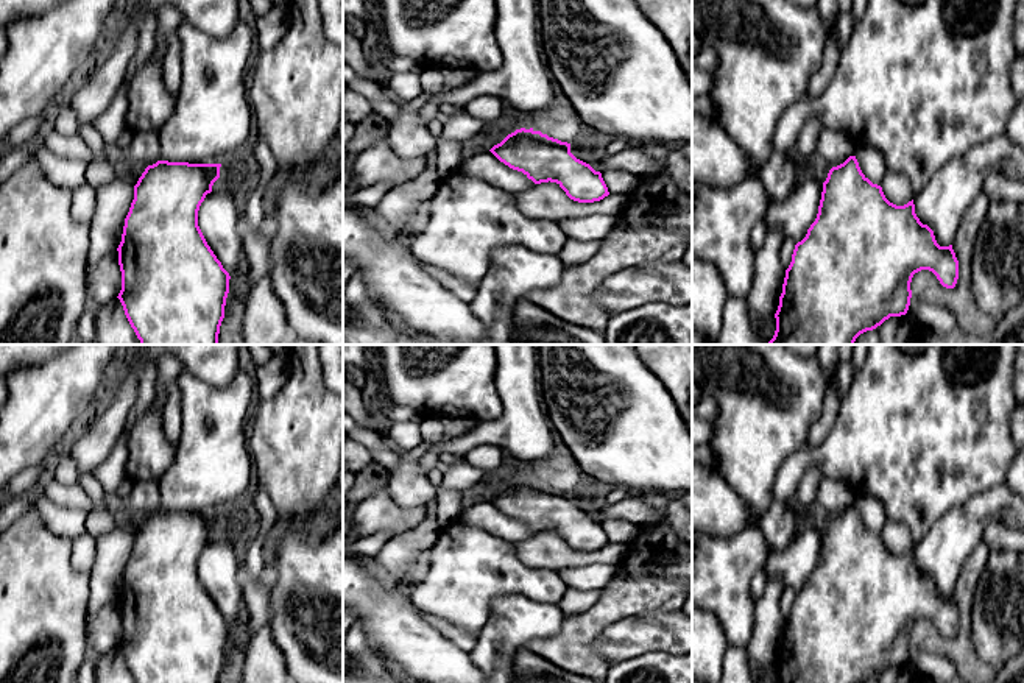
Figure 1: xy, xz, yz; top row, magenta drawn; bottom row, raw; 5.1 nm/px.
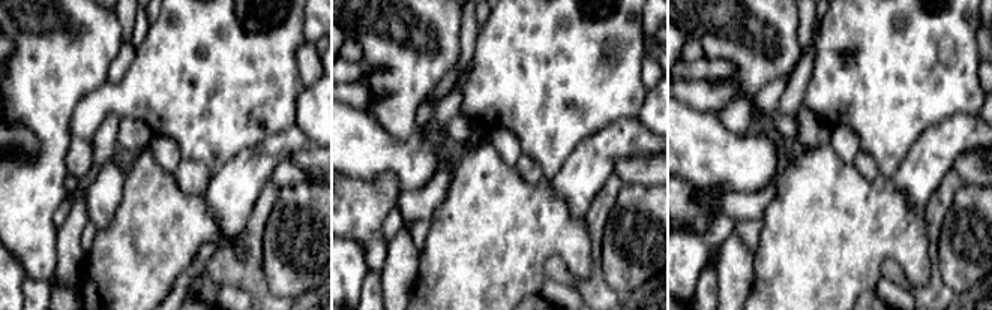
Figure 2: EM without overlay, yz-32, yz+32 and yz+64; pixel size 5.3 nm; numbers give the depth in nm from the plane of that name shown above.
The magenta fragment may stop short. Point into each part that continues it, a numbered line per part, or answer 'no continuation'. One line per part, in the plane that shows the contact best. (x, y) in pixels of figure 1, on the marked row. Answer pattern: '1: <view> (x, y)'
no continuation

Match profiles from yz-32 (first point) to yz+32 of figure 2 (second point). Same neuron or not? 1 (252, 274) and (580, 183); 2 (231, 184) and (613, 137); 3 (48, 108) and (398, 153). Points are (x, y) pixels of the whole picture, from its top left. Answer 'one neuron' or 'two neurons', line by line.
1: two neurons
2: one neuron
3: two neurons

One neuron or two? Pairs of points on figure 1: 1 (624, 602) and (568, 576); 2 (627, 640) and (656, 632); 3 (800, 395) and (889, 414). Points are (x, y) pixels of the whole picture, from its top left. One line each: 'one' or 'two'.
1: two
2: one
3: two

